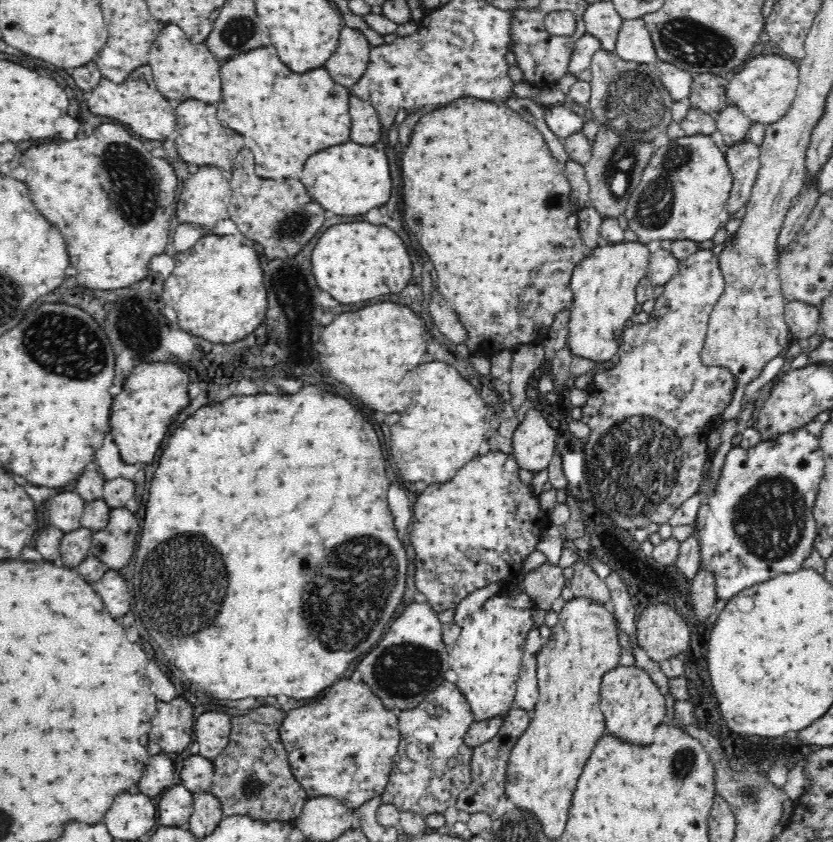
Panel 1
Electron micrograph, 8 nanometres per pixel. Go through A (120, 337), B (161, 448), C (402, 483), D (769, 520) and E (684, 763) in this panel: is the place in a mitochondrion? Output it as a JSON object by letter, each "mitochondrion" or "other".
{"A":"mitochondrion","B":"other","C":"other","D":"mitochondrion","E":"mitochondrion"}

